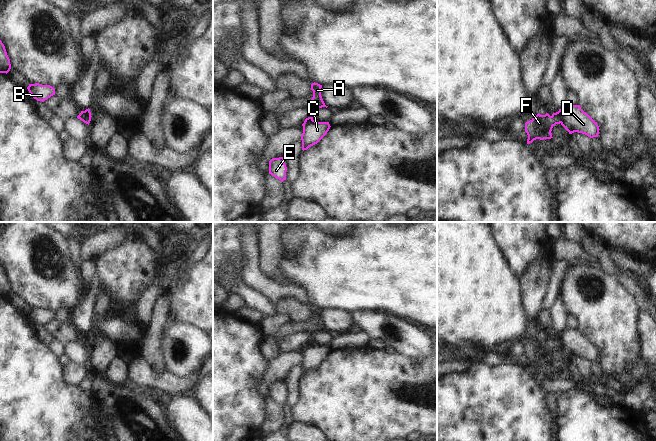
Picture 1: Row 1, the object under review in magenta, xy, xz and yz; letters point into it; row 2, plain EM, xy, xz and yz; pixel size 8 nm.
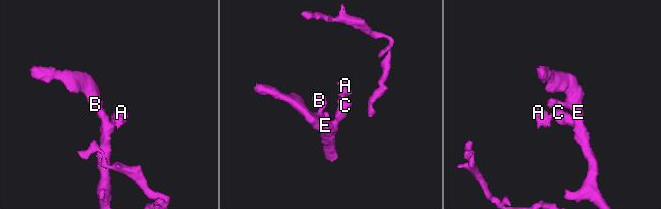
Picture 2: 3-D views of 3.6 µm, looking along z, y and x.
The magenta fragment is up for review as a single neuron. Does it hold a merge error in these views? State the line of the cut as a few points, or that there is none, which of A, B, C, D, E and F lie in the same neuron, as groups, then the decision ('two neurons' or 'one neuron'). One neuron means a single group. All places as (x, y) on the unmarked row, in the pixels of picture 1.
cut in yz along (558, 335), (561, 346); A F / B C D E; two neurons

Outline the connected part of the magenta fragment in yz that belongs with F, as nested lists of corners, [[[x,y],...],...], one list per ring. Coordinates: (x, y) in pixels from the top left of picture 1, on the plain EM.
[[[558,336],[553,337],[551,340],[546,337],[545,339],[534,339],[530,345],[525,347],[525,356],[528,359],[527,368],[532,367],[536,363],[544,364],[551,363],[552,352],[556,348],[561,347],[561,338]]]

